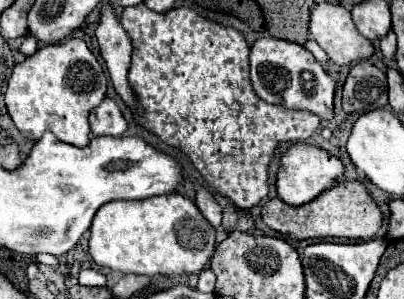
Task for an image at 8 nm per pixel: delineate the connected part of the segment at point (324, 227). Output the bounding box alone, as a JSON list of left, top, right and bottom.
[262,180,384,240]

